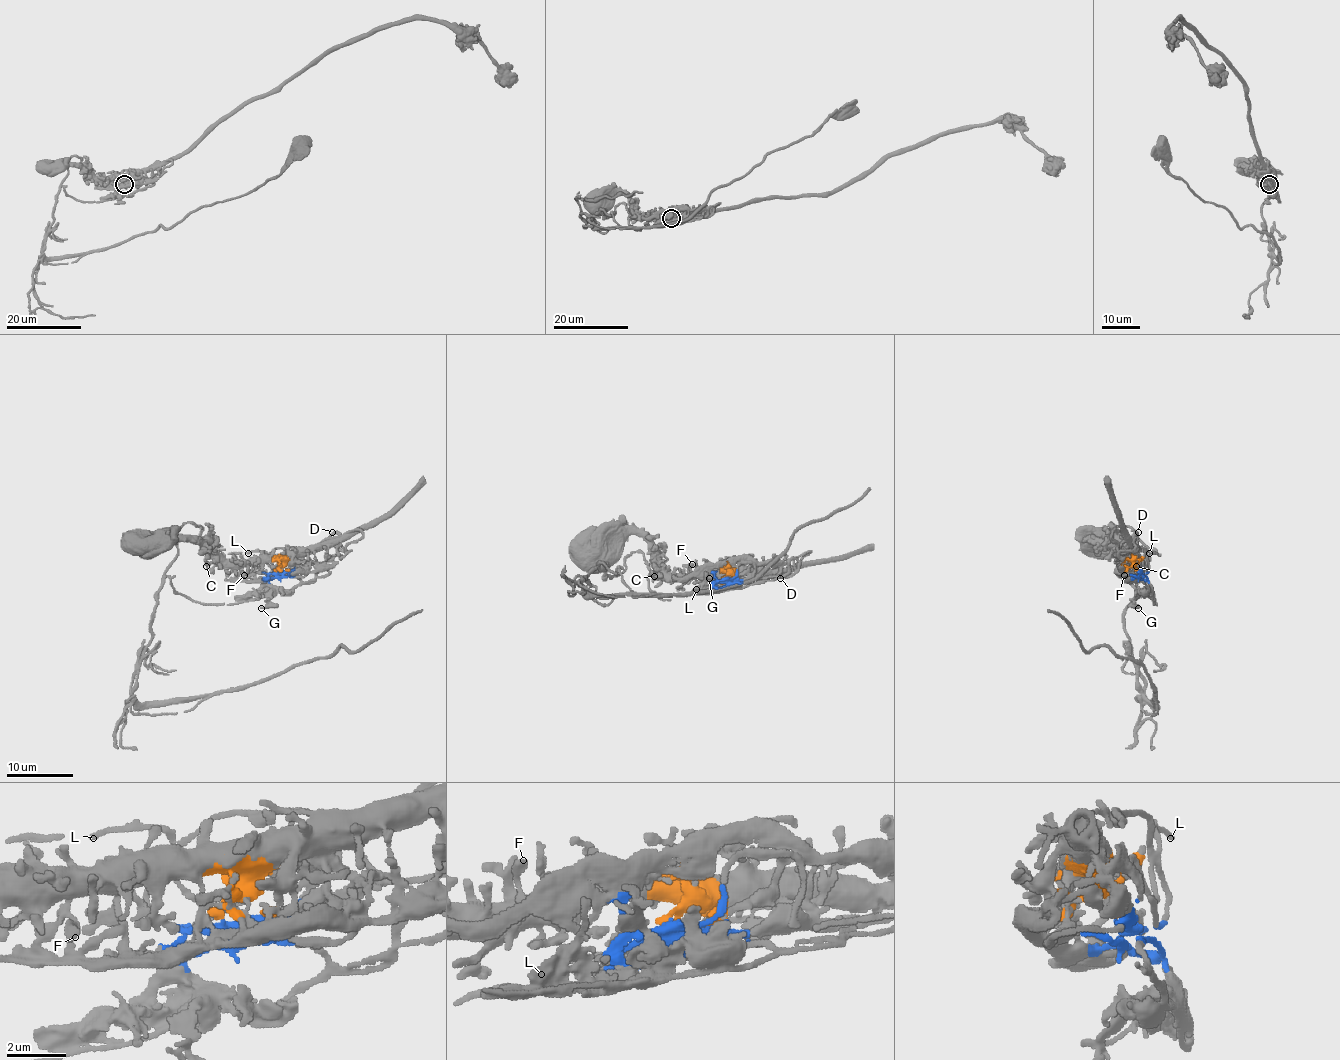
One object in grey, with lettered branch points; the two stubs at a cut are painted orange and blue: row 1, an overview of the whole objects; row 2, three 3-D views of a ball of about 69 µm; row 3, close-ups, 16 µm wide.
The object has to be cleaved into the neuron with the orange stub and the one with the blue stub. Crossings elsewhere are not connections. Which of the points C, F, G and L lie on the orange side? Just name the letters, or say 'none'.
C, F

